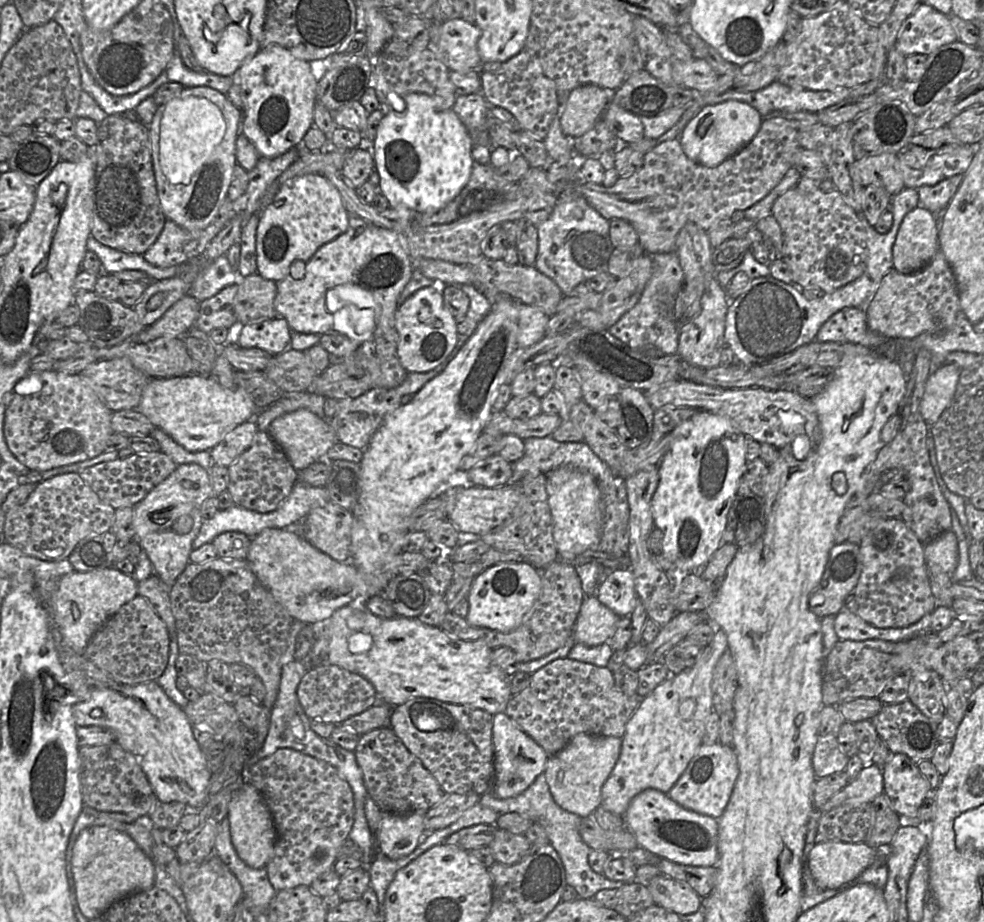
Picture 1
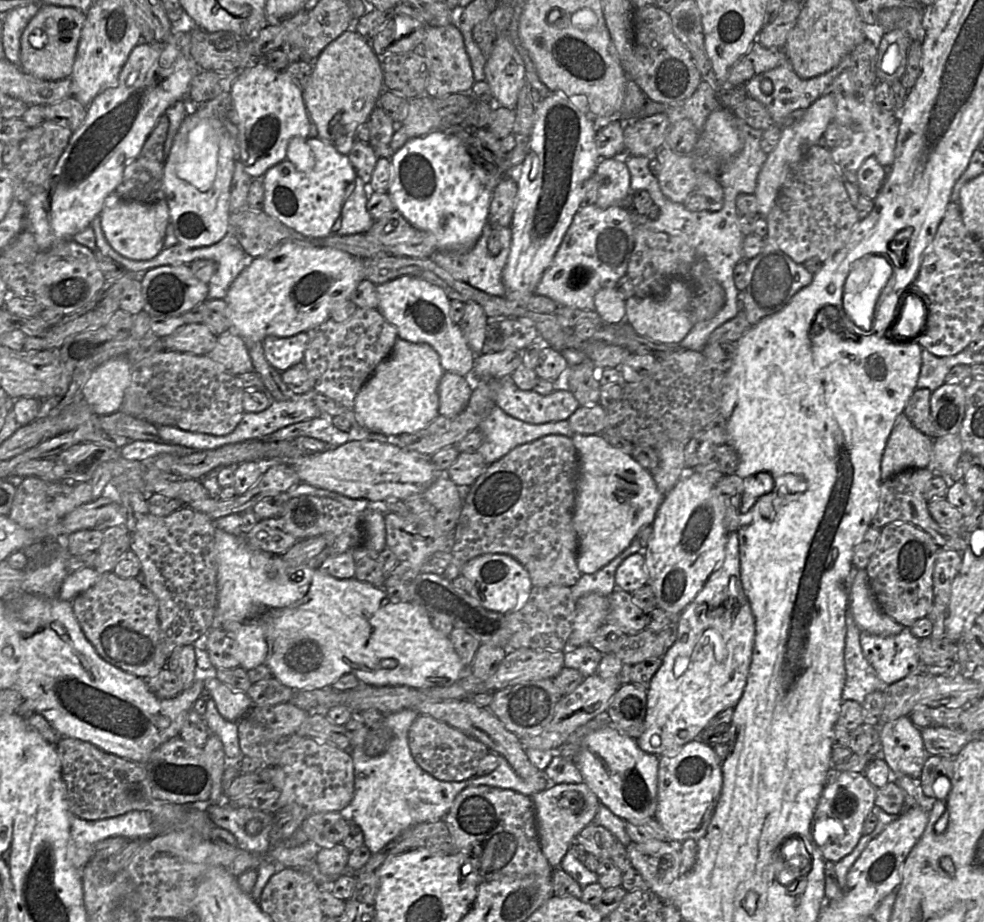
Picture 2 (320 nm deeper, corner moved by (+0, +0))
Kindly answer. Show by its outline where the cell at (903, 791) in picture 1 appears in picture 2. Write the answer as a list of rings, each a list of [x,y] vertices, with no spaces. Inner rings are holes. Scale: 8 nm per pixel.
[[[901,716],[879,725],[881,757],[894,777],[909,776],[920,779],[927,752],[921,737],[921,728]]]

